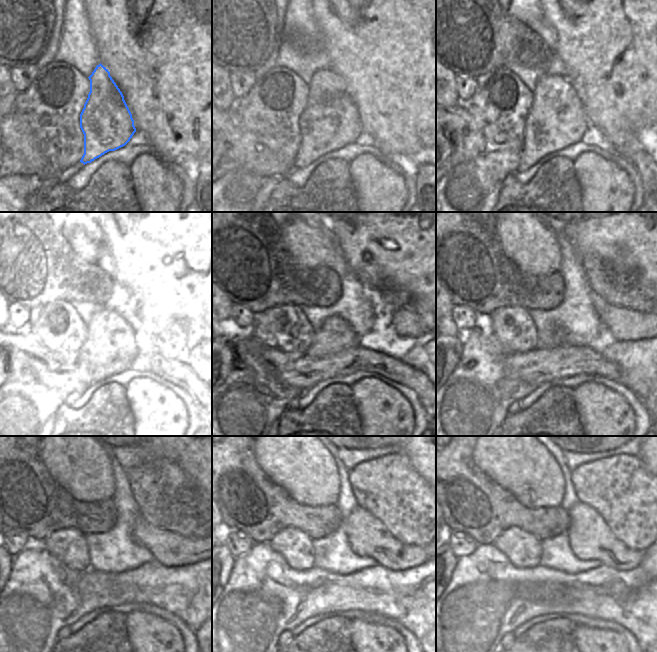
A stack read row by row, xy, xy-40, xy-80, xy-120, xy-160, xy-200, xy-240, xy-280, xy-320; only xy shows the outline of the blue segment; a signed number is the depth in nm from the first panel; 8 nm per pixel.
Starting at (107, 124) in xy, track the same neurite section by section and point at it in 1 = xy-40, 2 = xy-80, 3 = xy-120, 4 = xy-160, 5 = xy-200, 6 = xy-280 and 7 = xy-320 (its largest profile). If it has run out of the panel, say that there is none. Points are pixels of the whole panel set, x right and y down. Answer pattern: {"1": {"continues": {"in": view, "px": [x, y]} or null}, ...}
{"1": {"continues": {"in": "xy-40", "px": [330, 121]}}, "2": {"continues": {"in": "xy-80", "px": [557, 119]}}, "3": {"continues": {"in": "xy-120", "px": [110, 347]}}, "4": {"continues": {"in": "xy-160", "px": [335, 334]}}, "5": {"continues": {"in": "xy-200", "px": [556, 339]}}, "6": {"continues": {"in": "xy-280", "px": [285, 636]}}, "7": {"continues": {"in": "xy-320", "px": [509, 637]}}}

